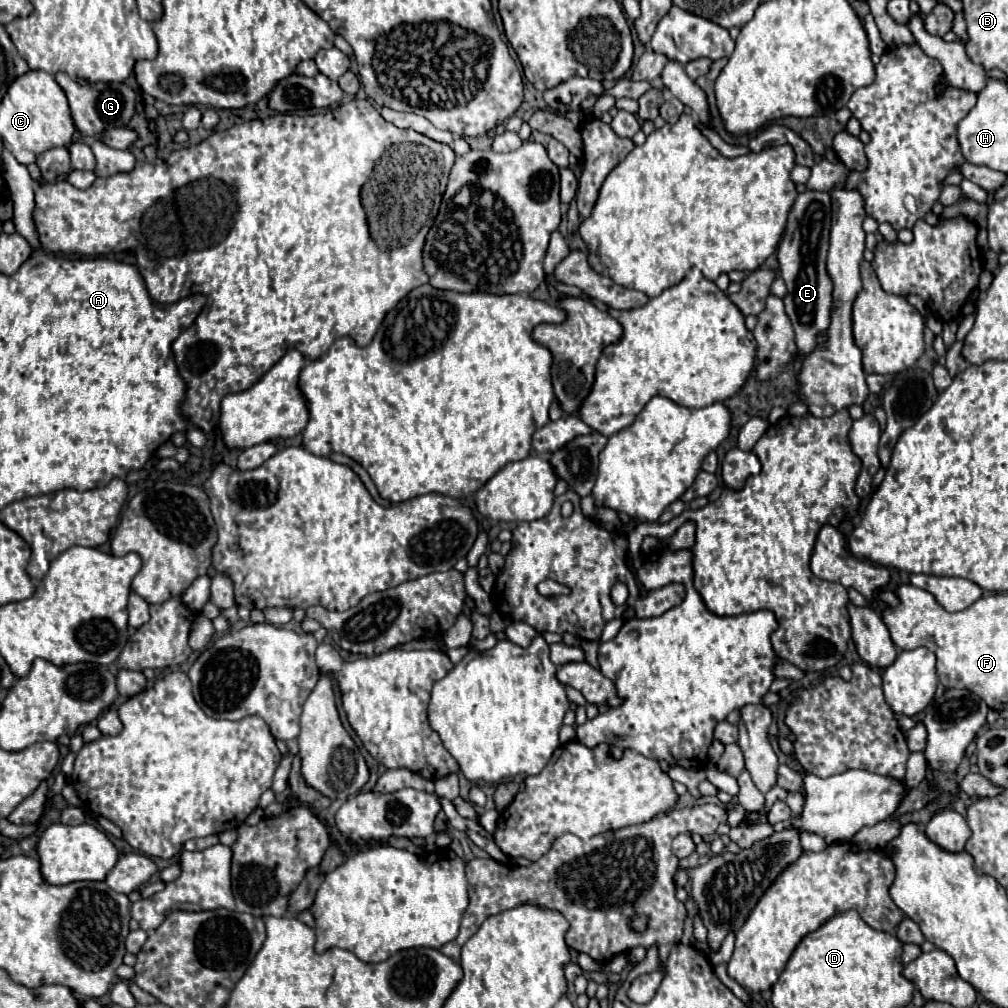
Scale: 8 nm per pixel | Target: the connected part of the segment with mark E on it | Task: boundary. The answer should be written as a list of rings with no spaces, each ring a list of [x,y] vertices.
[[[805,191],[797,197],[783,241],[779,245],[779,271],[787,285],[785,311],[795,327],[797,347],[803,355],[815,347],[815,335],[827,327],[827,307],[831,307],[831,283],[827,283],[827,243],[831,229],[831,195],[825,191]]]

